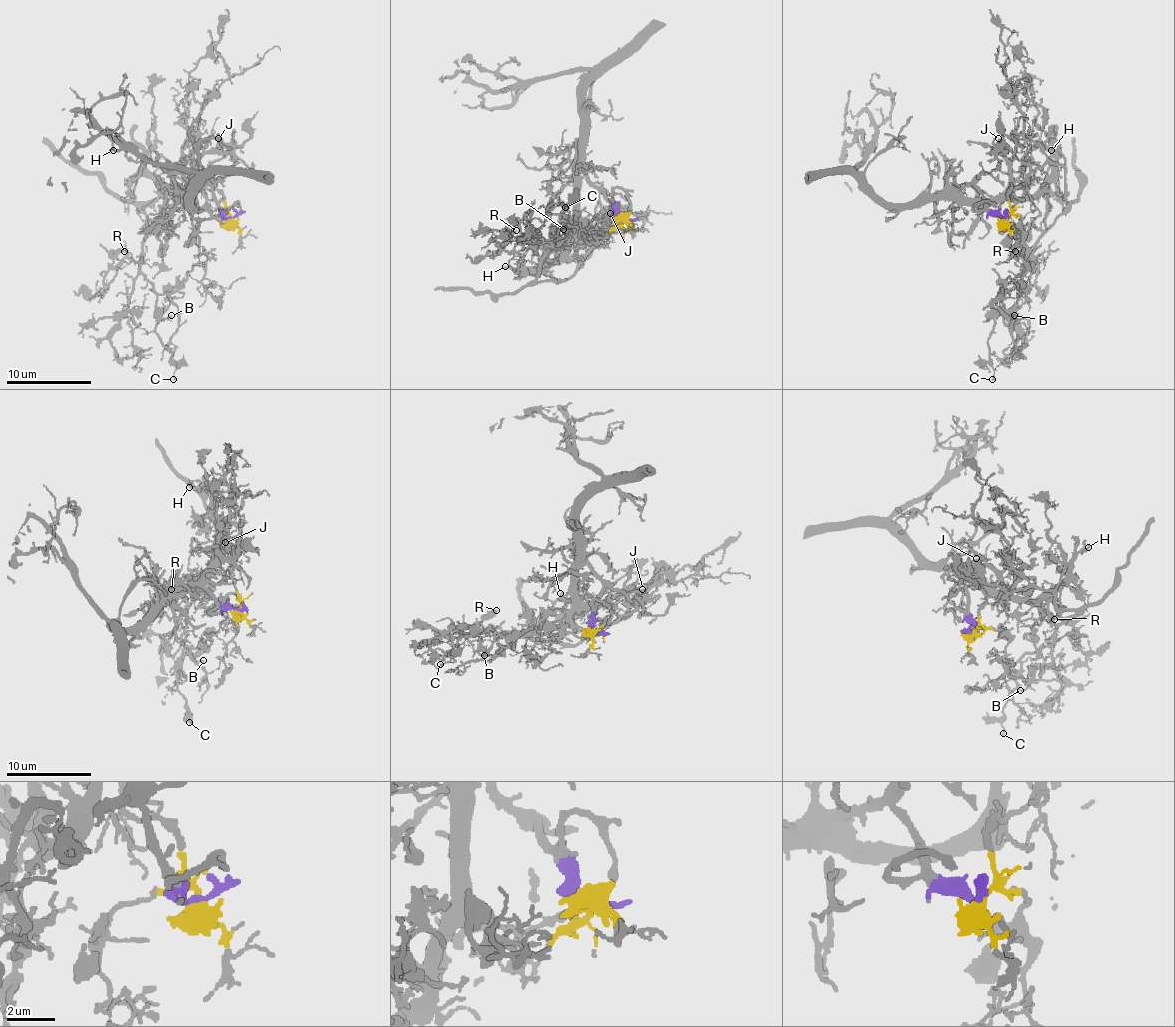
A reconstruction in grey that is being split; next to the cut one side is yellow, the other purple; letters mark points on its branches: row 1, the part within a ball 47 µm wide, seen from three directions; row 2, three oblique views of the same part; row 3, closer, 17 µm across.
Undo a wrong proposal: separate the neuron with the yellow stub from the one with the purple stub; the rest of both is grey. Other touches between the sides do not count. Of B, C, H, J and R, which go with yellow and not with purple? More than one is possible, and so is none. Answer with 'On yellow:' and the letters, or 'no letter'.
On yellow: B, C, J, R

